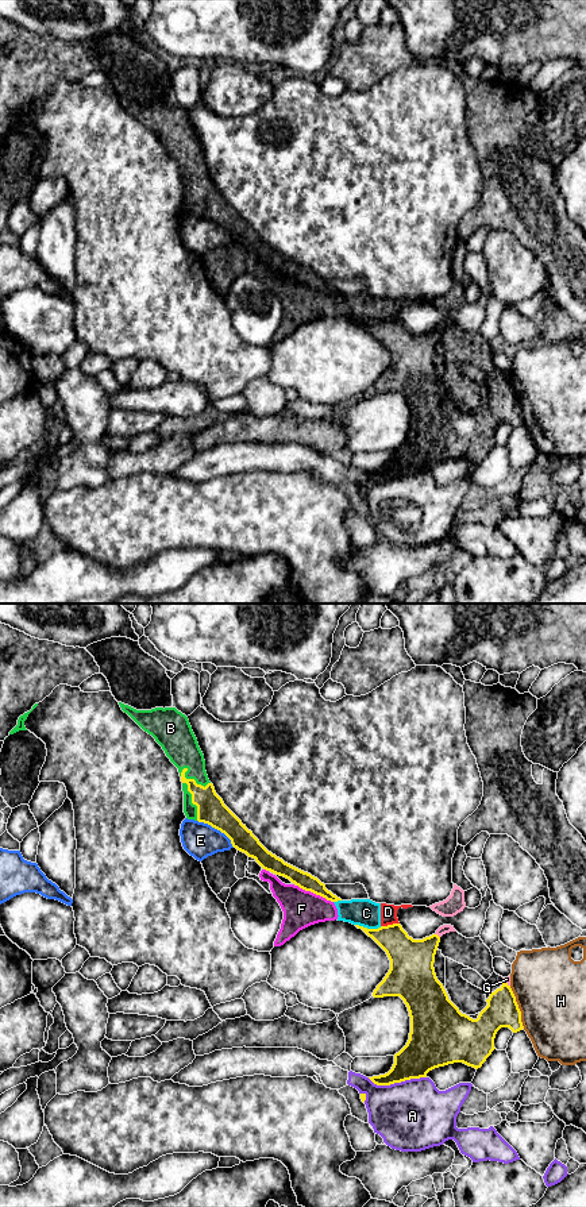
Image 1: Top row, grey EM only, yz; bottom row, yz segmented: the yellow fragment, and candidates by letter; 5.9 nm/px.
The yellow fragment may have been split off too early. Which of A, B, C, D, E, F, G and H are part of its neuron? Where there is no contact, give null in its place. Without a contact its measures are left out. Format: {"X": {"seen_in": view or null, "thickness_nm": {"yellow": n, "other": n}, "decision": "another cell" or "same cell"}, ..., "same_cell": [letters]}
{"A": {"seen_in": "yz", "thickness_nm": {"yellow": 240, "other": 420}, "decision": "another cell"}, "B": {"seen_in": "yz", "thickness_nm": {"yellow": 170, "other": 200}, "decision": "same cell"}, "C": {"seen_in": "yz", "thickness_nm": {"yellow": 200, "other": 160}, "decision": "another cell"}, "D": {"seen_in": "yz", "thickness_nm": {"yellow": 260, "other": 100}, "decision": "another cell"}, "E": {"seen_in": "yz", "thickness_nm": {"yellow": 170, "other": 220}, "decision": "another cell"}, "F": {"seen_in": "yz", "thickness_nm": {"yellow": 100, "other": 220}, "decision": "another cell"}, "G": {"seen_in": "yz", "thickness_nm": {"yellow": 260, "other": 50}, "decision": "another cell"}, "H": {"seen_in": "yz", "thickness_nm": {"yellow": 190, "other": 440}, "decision": "another cell"}, "same_cell": ["B"]}

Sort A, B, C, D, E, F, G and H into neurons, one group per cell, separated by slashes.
A / B / C D F G / E / H

